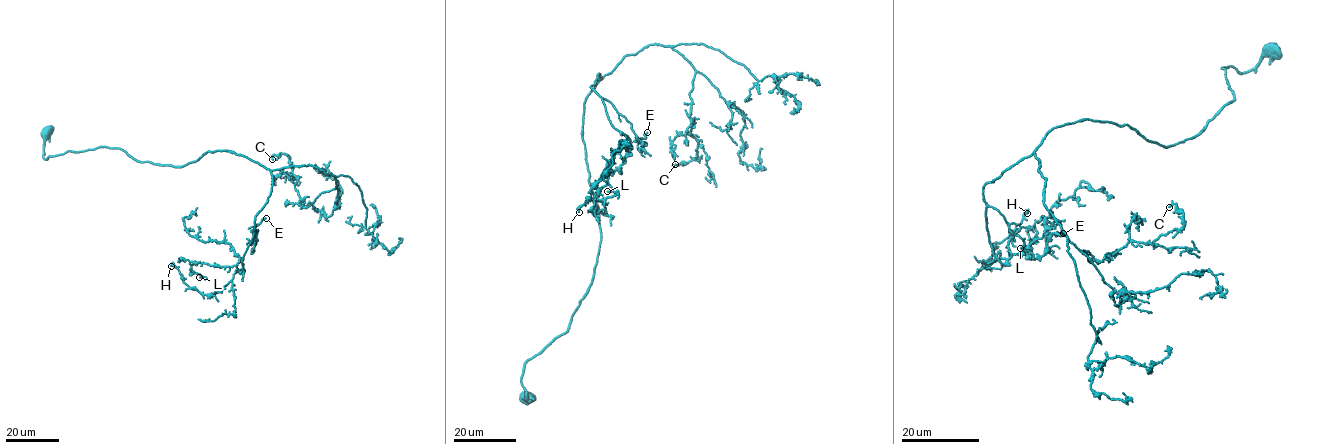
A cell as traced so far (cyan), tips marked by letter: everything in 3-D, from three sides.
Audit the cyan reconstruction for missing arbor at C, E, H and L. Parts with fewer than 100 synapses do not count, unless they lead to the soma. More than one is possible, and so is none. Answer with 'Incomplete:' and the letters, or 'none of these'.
Incomplete: E

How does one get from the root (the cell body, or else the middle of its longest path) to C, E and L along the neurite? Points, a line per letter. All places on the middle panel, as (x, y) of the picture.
C: (526, 396), (525, 362), (568, 329), (599, 251), (585, 98), (656, 43), (695, 71), (699, 160), (675, 164)
E: (526, 396), (525, 362), (568, 329), (599, 251), (582, 137), (598, 74), (591, 87), (643, 145), (647, 132)
L: (526, 396), (525, 362), (568, 329), (599, 251), (582, 137), (598, 74), (630, 140), (607, 191)

